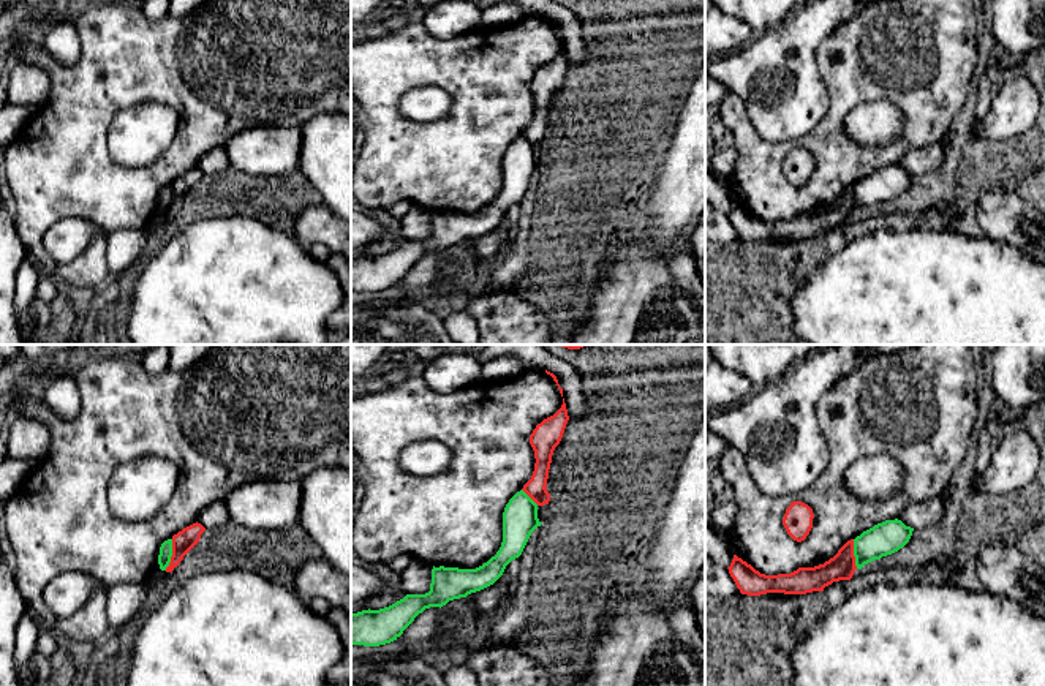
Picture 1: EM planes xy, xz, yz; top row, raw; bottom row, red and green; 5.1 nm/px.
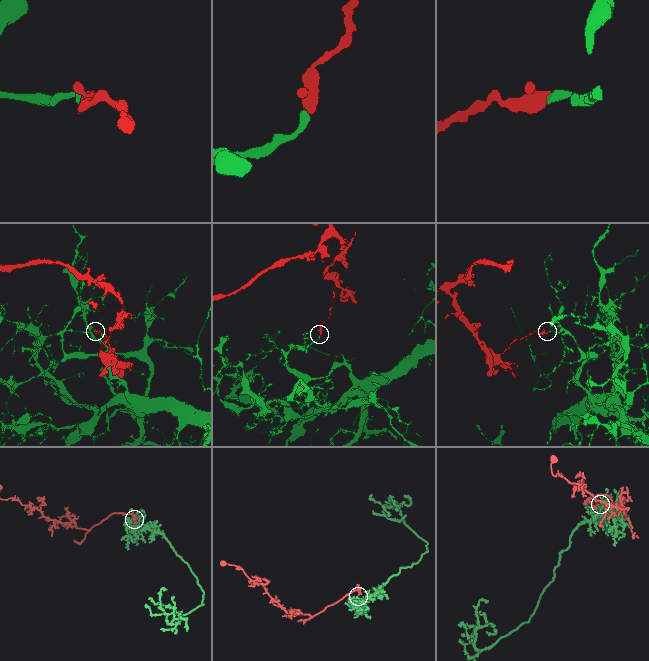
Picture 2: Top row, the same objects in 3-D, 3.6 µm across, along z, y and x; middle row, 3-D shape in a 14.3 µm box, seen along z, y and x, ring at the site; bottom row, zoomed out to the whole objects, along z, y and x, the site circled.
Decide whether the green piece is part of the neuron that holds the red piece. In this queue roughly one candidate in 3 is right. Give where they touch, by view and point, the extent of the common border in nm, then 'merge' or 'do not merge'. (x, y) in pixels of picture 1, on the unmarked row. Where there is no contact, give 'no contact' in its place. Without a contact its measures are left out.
xy (173, 201) | 170 nm | do not merge

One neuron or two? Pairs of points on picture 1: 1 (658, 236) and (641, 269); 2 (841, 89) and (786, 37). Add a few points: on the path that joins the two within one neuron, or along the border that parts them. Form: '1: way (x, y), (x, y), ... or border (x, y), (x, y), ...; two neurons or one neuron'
1: border (637, 231), (653, 248), (664, 253), (686, 239); two neurons
2: border (832, 32), (818, 48), (818, 73), (827, 103); two neurons

